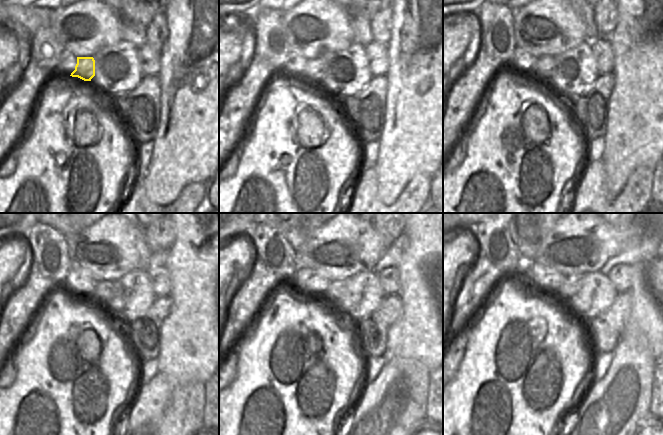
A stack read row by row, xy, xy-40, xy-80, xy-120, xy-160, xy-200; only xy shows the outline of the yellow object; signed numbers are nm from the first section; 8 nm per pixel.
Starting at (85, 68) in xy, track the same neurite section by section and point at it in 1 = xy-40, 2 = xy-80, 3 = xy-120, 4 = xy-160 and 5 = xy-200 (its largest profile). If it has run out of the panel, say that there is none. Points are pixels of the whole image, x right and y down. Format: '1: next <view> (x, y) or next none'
1: next xy-40 (315, 68)
2: next xy-80 (544, 67)
3: next xy-120 (103, 289)
4: next xy-160 (333, 292)
5: next xy-200 (571, 287)

